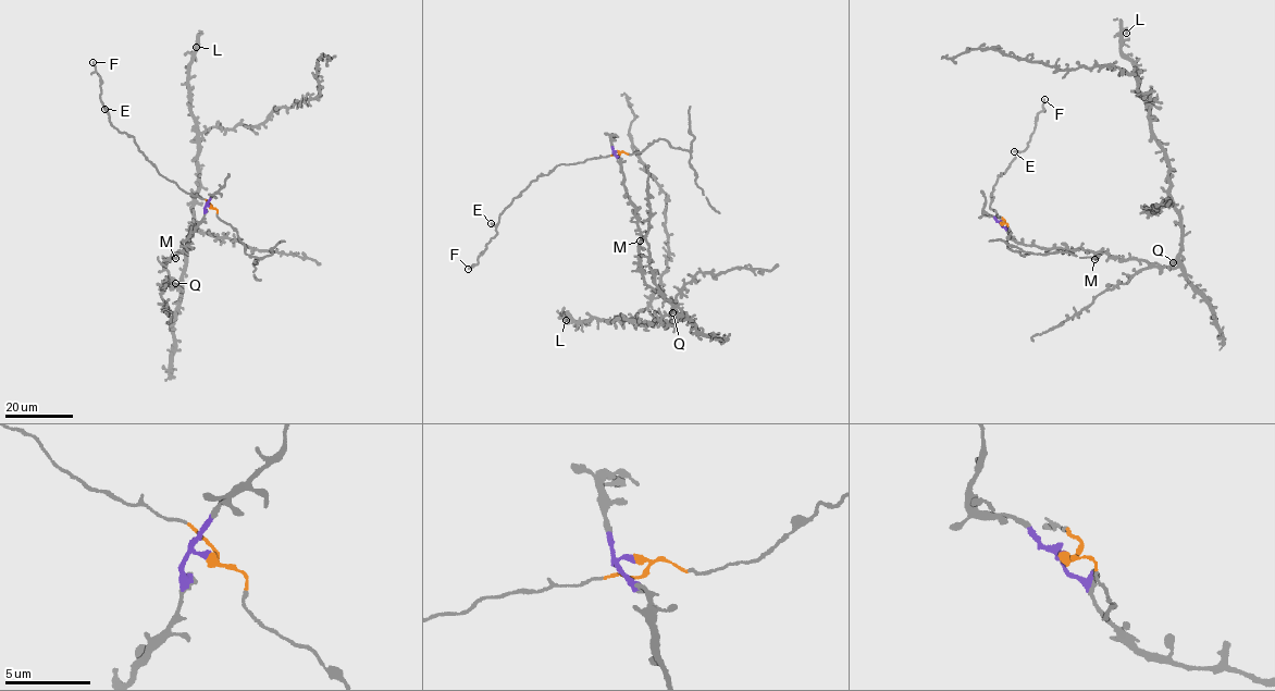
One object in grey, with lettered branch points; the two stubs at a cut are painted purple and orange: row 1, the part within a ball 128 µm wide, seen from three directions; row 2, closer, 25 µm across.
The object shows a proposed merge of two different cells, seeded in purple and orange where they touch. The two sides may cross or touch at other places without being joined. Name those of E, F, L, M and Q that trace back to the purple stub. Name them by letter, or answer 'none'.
L, M, Q

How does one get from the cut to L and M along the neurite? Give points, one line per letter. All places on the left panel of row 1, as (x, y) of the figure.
L: (210, 206), (189, 243), (162, 263), (175, 287), (198, 184), (188, 84), (196, 47)
M: (210, 206), (206, 207), (202, 220), (186, 237), (189, 243), (175, 258)

